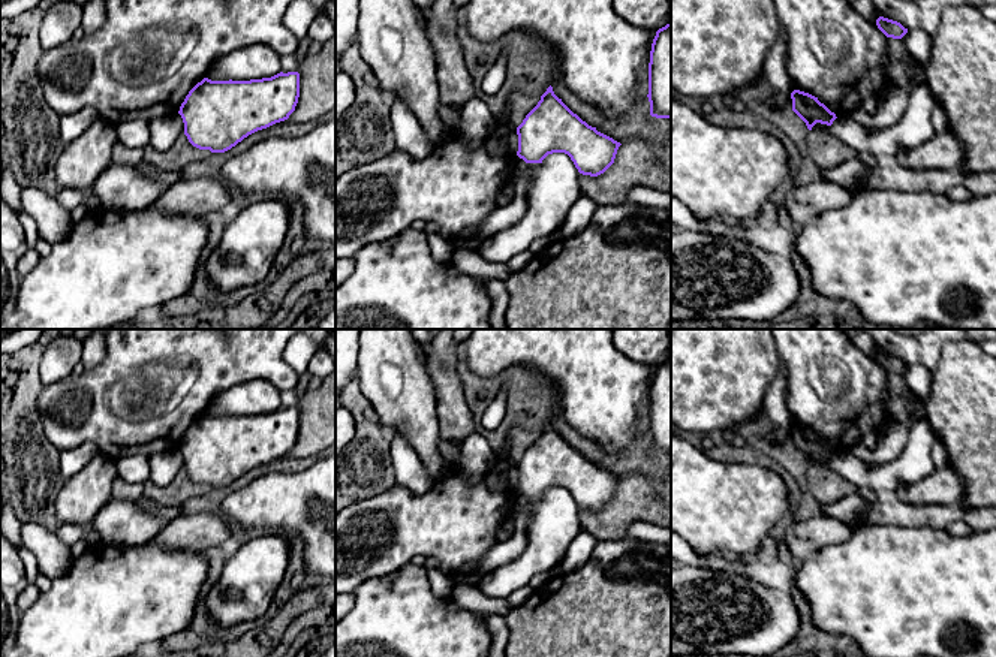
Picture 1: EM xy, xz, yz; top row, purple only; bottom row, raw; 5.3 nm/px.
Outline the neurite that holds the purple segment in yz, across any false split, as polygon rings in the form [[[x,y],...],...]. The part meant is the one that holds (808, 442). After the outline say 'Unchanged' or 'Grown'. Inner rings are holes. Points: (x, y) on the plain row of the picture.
[[[794,425],[791,434],[792,446],[806,458],[809,465],[812,465],[816,458],[831,461],[837,453],[818,433],[809,428]]]. Unchanged

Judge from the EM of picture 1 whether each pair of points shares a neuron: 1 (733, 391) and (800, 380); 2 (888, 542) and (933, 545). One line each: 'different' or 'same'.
1: different
2: same

